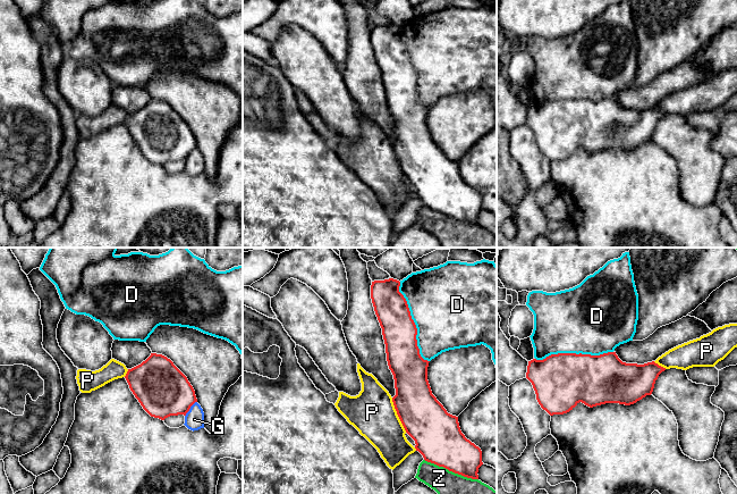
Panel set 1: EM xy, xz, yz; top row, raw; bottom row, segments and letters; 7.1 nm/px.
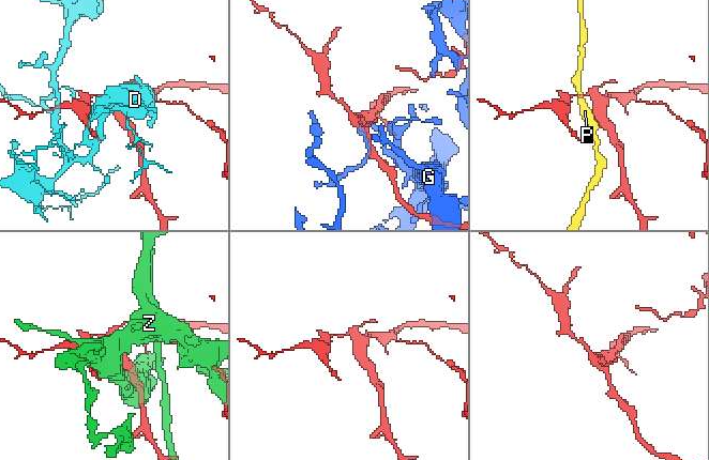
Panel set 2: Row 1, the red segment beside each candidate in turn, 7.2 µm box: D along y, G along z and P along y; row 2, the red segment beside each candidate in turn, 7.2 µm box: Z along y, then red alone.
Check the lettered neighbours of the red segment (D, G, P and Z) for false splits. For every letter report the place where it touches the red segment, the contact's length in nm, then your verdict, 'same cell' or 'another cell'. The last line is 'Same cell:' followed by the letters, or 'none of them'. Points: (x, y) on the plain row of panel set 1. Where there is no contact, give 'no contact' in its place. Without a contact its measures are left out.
D: contact xz (414, 68); length 600 nm; another cell
G: contact xy (189, 153); length 140 nm; another cell
P: contact xz (397, 159); length 260 nm; another cell
Z: contact xz (451, 216); length 420 nm; another cell
Same cell: none of them

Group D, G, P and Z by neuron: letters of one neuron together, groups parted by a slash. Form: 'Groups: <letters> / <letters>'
Groups: D / G / P / Z

